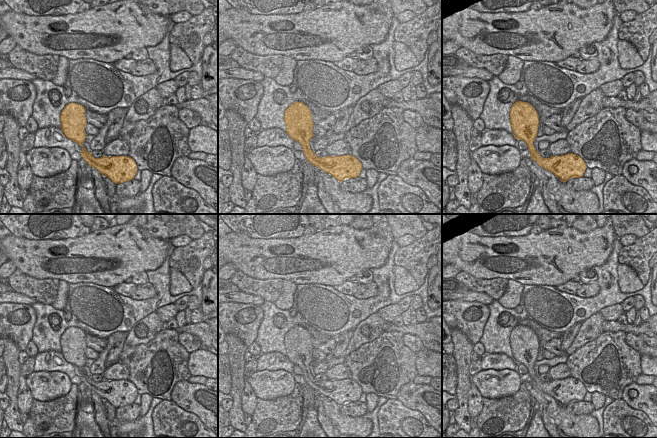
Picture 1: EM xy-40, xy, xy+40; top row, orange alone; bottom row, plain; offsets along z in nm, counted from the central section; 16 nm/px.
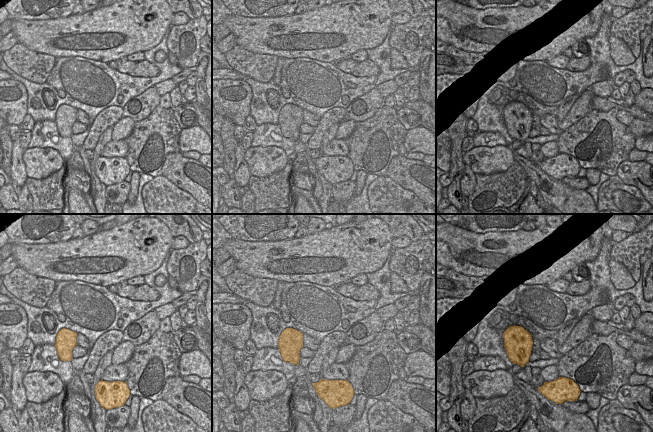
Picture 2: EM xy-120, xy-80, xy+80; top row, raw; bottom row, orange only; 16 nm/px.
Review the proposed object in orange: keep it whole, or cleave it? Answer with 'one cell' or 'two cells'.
one cell

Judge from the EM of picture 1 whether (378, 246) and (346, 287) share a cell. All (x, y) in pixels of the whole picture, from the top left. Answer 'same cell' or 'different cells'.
different cells

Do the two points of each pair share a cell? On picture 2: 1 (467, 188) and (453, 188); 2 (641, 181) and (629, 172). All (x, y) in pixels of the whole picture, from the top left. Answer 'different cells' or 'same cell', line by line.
1: different cells
2: same cell

